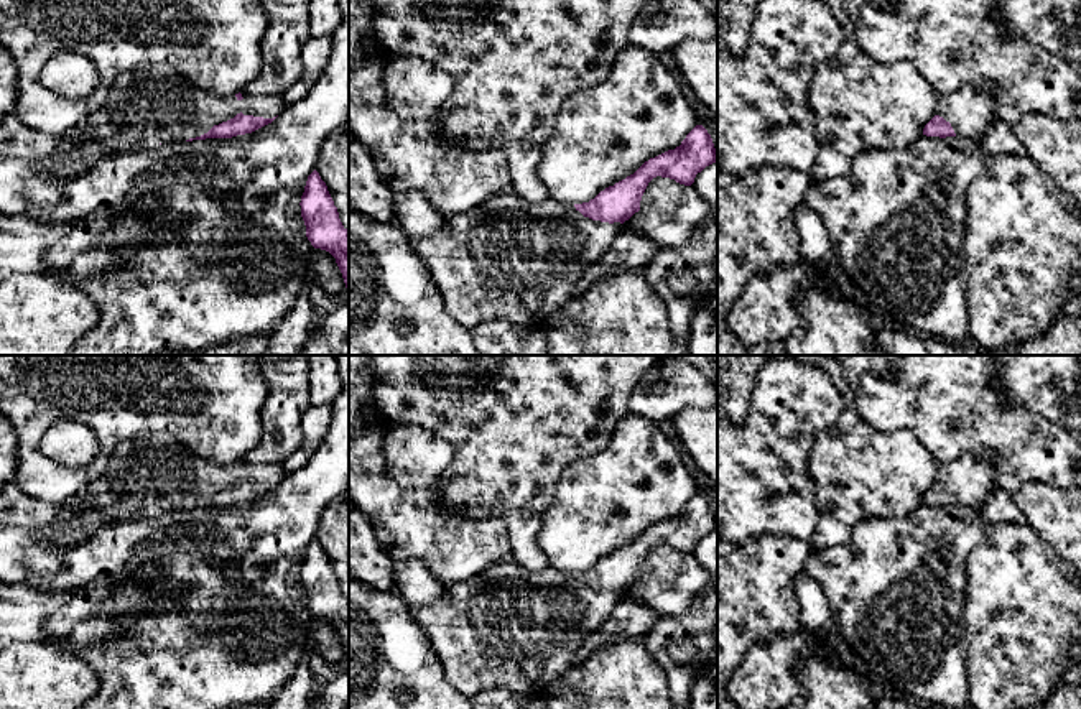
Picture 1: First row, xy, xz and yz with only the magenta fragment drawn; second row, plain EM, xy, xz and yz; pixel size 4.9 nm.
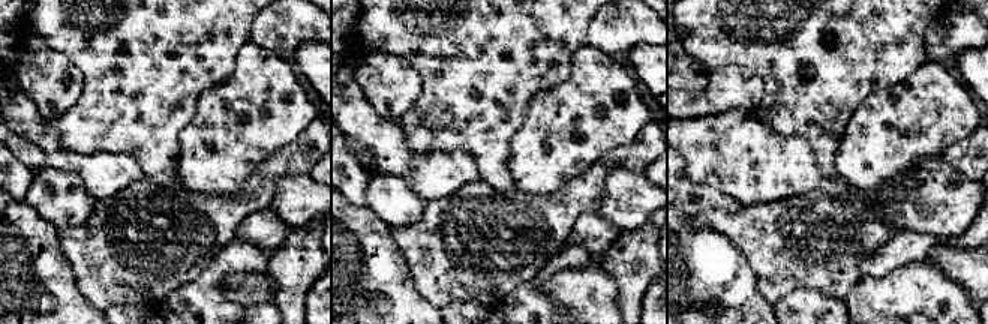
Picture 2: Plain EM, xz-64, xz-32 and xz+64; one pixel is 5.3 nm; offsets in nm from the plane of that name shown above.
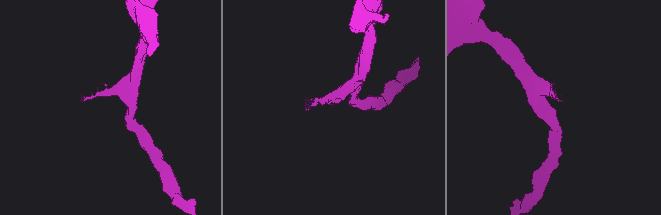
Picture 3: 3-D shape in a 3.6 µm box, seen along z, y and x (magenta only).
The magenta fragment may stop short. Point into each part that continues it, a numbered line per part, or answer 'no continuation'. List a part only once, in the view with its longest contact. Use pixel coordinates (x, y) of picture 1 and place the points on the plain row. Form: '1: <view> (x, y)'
1: xy (147, 474)

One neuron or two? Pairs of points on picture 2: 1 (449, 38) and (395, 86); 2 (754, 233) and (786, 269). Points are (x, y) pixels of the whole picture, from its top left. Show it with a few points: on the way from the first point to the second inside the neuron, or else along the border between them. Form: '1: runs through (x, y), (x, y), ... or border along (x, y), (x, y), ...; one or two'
1: border along (381, 53), (402, 57), (420, 75), (419, 98); two
2: runs through (763, 242), (781, 260); one

